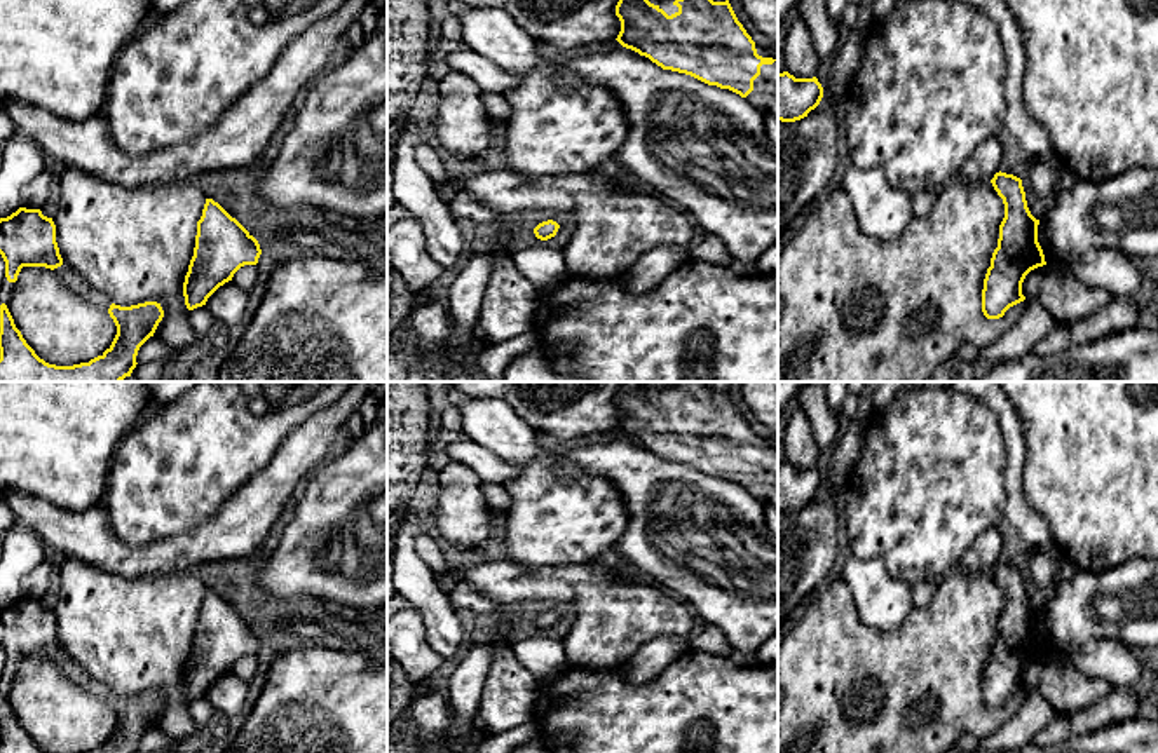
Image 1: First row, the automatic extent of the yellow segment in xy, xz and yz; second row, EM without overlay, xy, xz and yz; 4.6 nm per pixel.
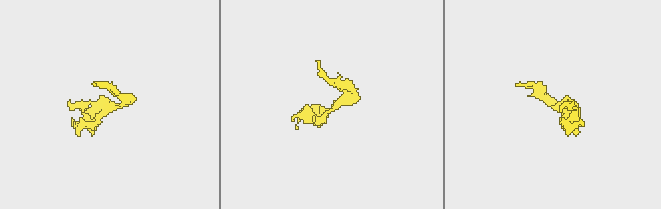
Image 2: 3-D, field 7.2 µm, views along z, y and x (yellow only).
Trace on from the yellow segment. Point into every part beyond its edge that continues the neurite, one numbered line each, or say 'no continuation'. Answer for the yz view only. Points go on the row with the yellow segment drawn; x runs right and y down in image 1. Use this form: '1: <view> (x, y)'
no continuation

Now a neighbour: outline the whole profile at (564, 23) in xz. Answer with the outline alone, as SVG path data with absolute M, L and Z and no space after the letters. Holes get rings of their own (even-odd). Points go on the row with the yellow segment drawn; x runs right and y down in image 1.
M455 0L507 12L530 37L562 51L616 40L619 0Z

